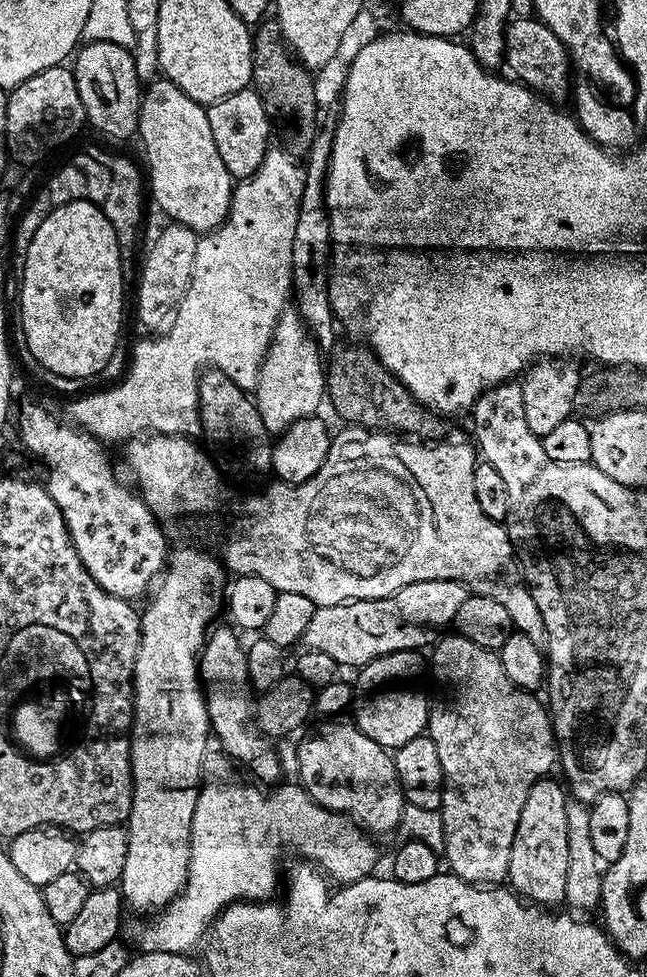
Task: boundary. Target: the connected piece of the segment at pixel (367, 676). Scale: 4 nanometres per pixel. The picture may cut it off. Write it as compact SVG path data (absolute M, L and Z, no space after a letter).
M416 650L379 656L363 665L360 677L354 680L354 723L366 738L374 738L374 742L389 750L406 746L410 738L425 735L428 726L430 696L420 685L420 679L426 676L426 664L420 661L420 656Z

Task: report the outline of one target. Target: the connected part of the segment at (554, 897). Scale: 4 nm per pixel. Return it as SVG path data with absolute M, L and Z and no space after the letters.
M545 778L530 786L514 846L510 850L510 870L507 883L511 891L525 901L541 906L556 906L564 899L567 872L566 804L570 799L565 785L559 779Z

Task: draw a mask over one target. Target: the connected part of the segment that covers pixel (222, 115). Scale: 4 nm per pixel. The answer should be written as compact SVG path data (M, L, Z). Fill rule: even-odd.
M251 87L238 90L216 104L207 105L210 118L210 130L214 130L214 146L218 146L218 154L226 166L226 170L237 181L252 176L262 166L262 158L266 158L270 147L268 128L270 121L262 106L262 98Z

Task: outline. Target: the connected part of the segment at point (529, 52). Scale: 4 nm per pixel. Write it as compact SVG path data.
M531 15L509 19L508 28L504 32L506 50L504 51L504 64L513 72L515 79L524 87L532 89L541 97L552 102L569 99L570 89L574 84L574 69L568 59L568 48L562 46L558 34L550 30L538 18Z

